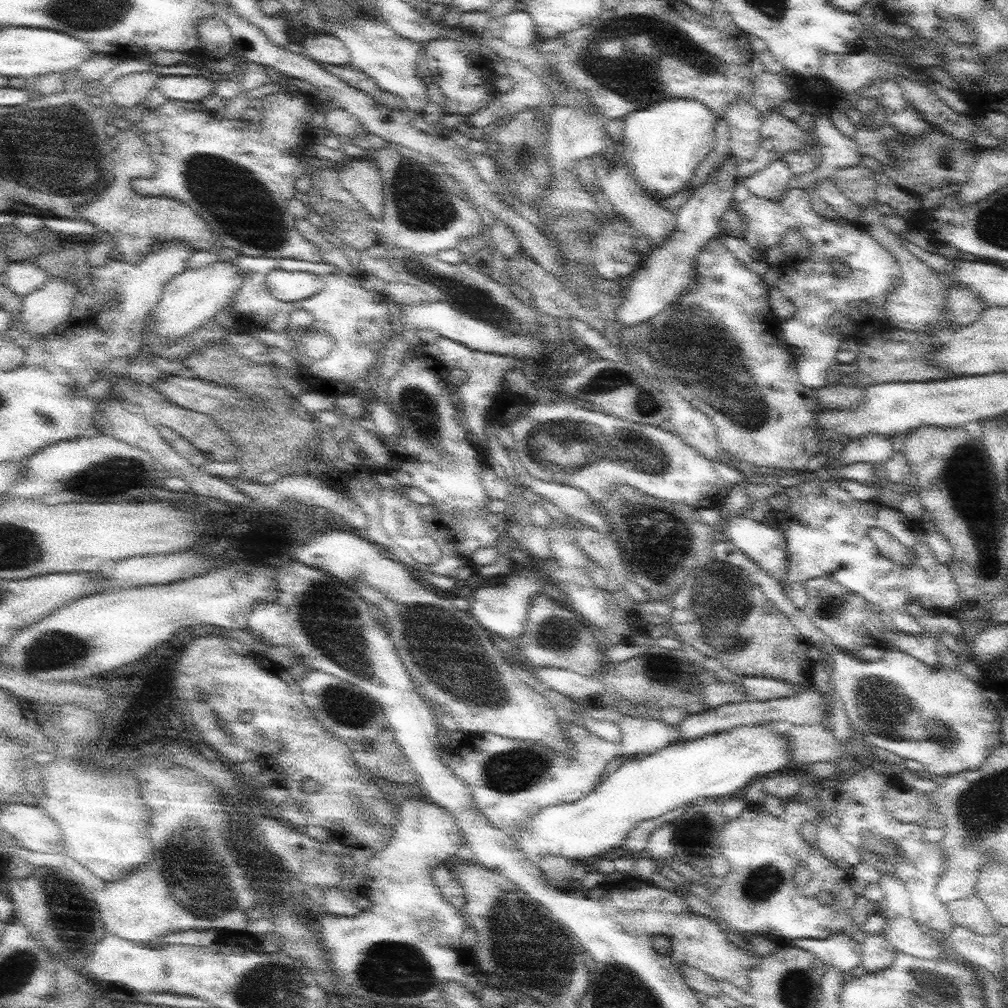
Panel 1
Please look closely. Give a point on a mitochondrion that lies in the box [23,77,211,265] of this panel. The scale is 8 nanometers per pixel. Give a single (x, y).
(70, 153)

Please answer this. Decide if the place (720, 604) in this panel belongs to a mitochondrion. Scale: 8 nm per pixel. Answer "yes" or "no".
yes

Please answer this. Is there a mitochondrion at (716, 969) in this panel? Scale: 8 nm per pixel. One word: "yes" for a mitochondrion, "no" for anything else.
no

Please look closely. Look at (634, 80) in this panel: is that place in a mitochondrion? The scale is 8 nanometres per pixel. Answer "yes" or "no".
yes

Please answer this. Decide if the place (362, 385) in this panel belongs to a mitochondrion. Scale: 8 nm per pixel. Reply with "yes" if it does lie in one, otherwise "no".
no

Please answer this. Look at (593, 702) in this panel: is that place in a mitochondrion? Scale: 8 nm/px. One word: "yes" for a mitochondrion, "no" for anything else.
no

